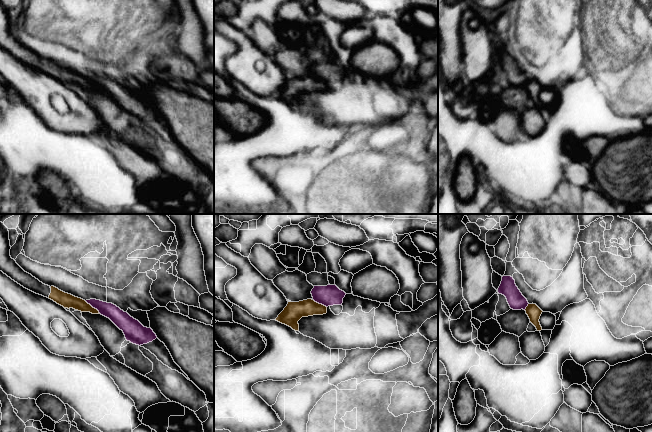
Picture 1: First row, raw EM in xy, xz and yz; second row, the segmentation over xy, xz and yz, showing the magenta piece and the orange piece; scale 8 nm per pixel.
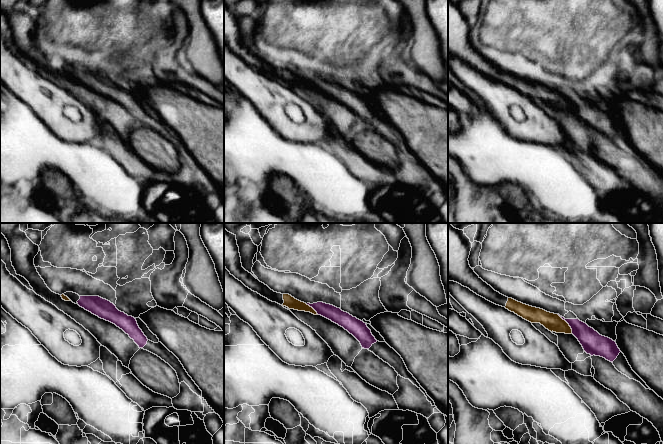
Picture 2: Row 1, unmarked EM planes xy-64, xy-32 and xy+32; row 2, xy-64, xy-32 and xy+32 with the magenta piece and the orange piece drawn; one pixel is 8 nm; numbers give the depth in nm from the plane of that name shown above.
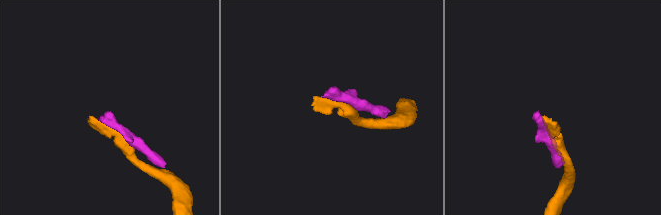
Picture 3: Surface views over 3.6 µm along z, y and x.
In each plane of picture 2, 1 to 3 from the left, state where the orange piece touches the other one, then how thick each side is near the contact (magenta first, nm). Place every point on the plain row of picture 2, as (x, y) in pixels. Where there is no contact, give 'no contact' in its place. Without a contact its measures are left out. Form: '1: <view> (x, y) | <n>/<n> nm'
1: no contact
2: xy-32 (312, 83) | 120/90 nm
3: xy+32 (567, 98) | 170/140 nm

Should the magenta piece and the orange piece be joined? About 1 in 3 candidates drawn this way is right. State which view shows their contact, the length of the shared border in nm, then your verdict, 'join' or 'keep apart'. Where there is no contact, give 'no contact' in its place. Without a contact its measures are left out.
contact in xy; length 160 nm; keep apart

